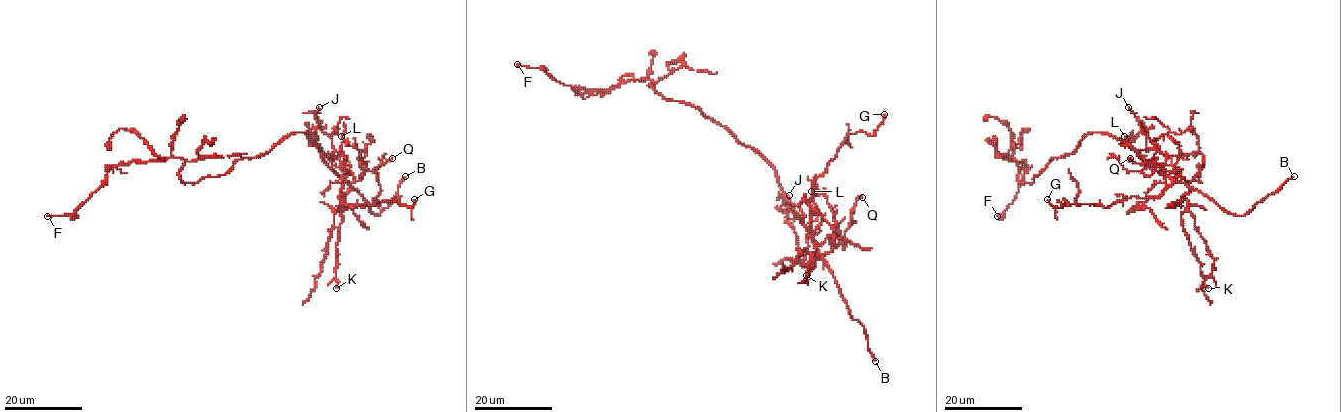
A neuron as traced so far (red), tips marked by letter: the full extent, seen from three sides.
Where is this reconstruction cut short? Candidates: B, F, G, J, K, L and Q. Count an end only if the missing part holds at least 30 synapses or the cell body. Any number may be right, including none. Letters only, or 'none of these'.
B

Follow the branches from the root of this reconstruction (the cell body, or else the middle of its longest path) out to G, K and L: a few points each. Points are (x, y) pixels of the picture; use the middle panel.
G: (744, 146), (775, 171), (792, 210), (813, 239), (812, 183), (847, 136), (859, 131), (872, 136), (884, 114)
K: (744, 146), (756, 151), (775, 171), (783, 193), (820, 255), (811, 252), (806, 275)
L: (744, 146), (775, 171), (792, 210), (815, 247), (825, 254), (831, 249), (834, 216), (827, 200), (811, 191)

